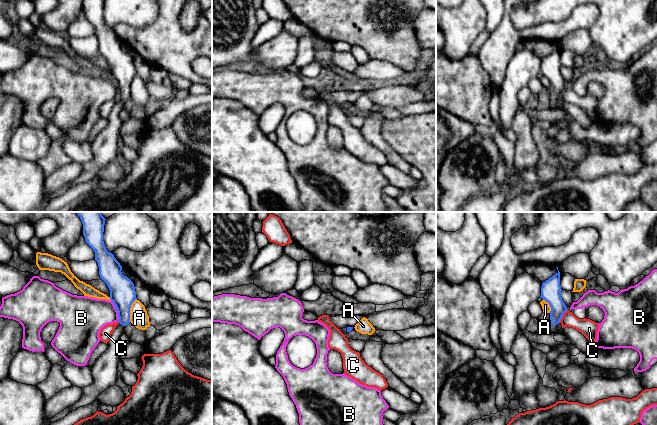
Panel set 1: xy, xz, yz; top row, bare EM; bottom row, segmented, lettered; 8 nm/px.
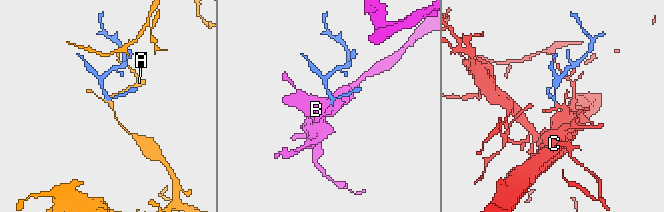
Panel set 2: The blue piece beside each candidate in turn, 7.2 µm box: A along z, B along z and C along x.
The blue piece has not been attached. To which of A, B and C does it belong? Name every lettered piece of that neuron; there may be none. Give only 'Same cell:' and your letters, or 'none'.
Same cell: none

